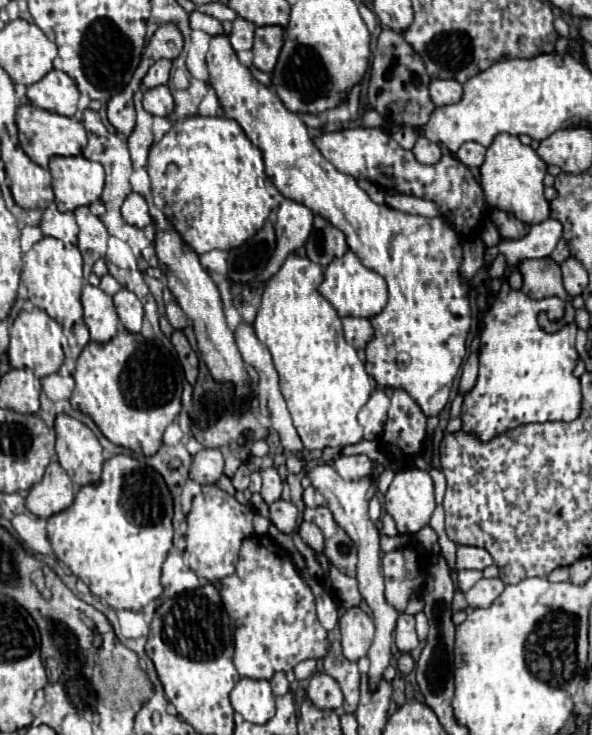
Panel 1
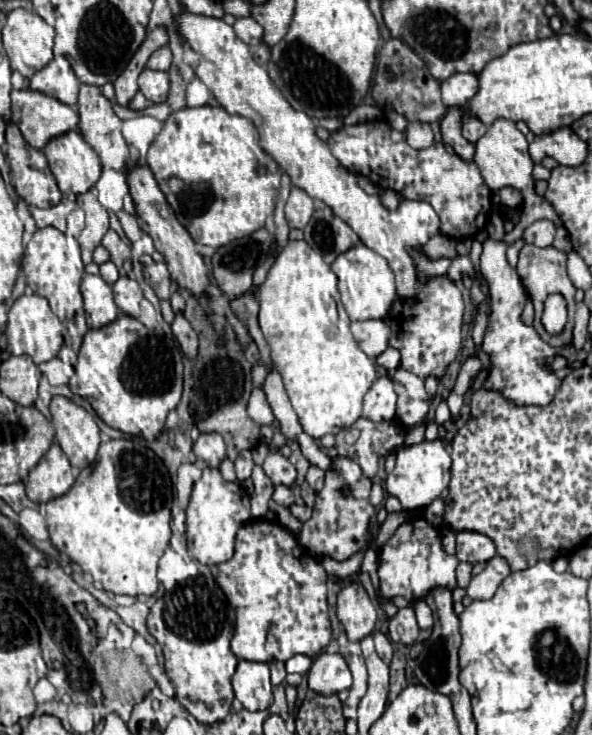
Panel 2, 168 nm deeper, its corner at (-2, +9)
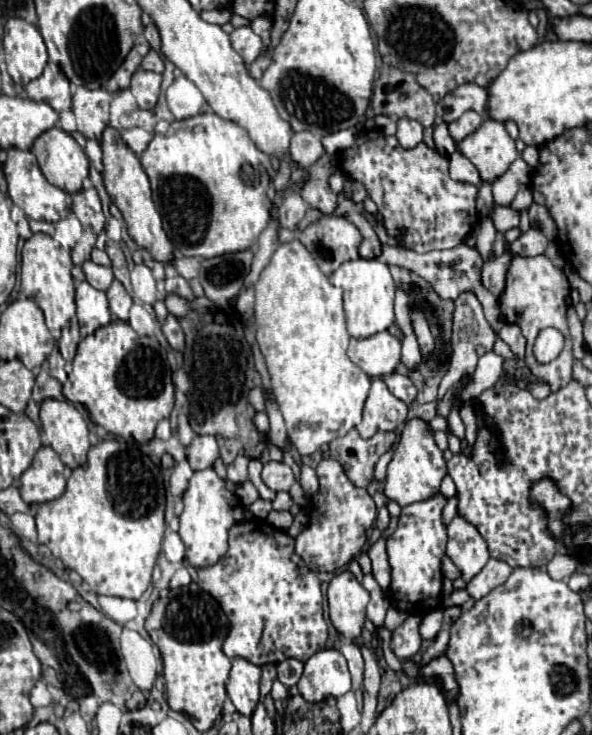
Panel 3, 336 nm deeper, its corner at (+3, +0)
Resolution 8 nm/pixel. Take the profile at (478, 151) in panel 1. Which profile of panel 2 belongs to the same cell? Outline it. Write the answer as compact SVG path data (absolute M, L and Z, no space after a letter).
M464 116L464 128L462 128L462 136L468 140L468 142L478 142L484 134L486 134L486 126L480 122L480 120L476 120L476 118L472 118L472 116Z

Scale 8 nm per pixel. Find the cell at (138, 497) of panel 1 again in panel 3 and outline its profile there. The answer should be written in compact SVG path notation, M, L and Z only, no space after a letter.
M105 439L105 441L99 441L97 445L93 445L89 449L85 465L79 465L79 467L73 469L71 477L67 479L65 493L61 497L57 497L53 501L47 501L47 503L41 503L37 507L37 511L35 511L35 523L37 523L39 543L47 545L51 549L53 557L61 559L65 567L77 571L81 575L81 579L87 581L97 595L113 595L113 597L125 597L125 599L139 599L145 593L145 589L151 585L151 573L153 573L157 555L161 551L161 541L163 541L163 531L165 531L163 511L165 511L165 487L163 487L161 469L145 453L141 453L137 449L131 449L125 441L121 441L121 439Z

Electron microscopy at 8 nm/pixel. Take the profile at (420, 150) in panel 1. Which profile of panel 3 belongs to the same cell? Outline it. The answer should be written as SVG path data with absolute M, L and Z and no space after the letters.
M399 119L395 137L399 139L401 147L411 149L423 141L423 125L419 121L413 121L413 119Z

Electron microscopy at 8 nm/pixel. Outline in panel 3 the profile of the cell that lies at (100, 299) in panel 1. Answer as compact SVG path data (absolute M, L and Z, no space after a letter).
M87 281L77 285L75 303L77 303L77 319L79 319L79 327L81 327L81 337L91 335L95 329L99 329L111 321L105 293L91 287Z

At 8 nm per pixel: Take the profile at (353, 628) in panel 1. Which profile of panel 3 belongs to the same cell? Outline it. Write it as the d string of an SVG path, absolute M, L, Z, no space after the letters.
M351 571L337 573L329 581L327 601L333 627L347 639L359 637L365 623L365 607L369 603L369 593L361 587L361 583Z

